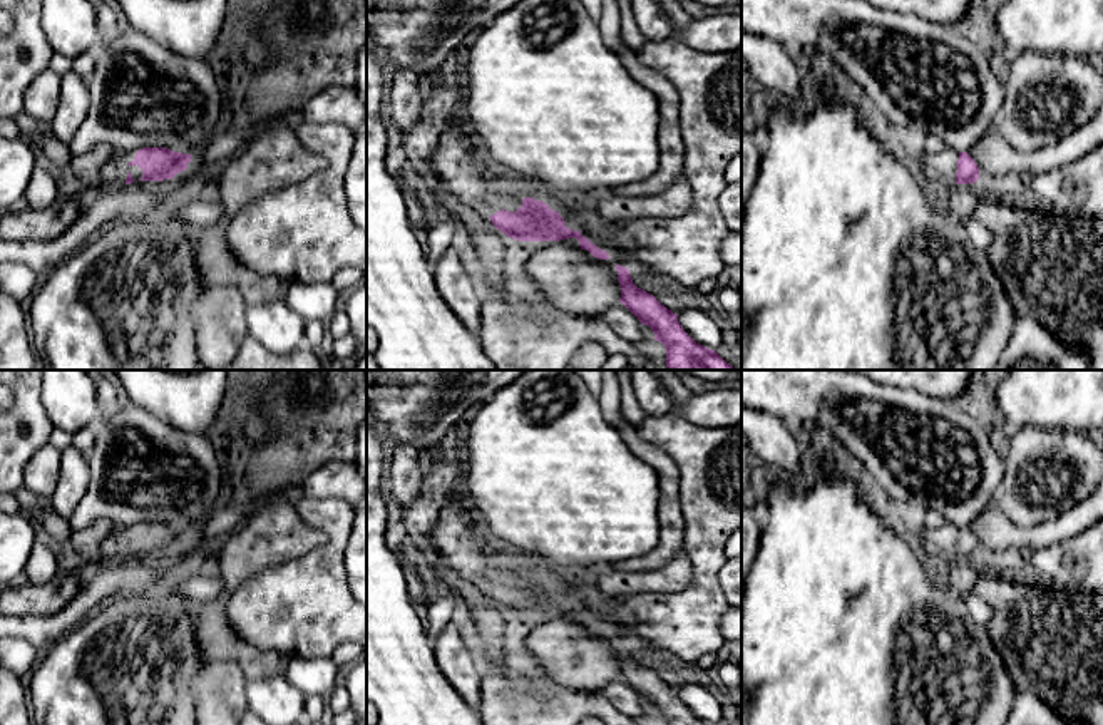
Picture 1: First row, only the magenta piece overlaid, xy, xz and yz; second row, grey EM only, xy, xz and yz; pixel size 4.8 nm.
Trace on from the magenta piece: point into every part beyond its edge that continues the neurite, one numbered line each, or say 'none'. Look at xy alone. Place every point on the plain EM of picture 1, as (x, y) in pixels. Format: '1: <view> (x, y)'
1: xy (15, 600)

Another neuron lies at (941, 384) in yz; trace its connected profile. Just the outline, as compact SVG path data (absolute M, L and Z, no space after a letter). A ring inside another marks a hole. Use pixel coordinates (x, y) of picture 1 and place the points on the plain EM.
M847 370L865 375L880 385L916 390L934 398L952 400L962 393L974 370Z

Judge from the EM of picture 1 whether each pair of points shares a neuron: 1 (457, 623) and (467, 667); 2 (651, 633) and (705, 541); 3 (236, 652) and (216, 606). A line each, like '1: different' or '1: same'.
1: same
2: same
3: same

